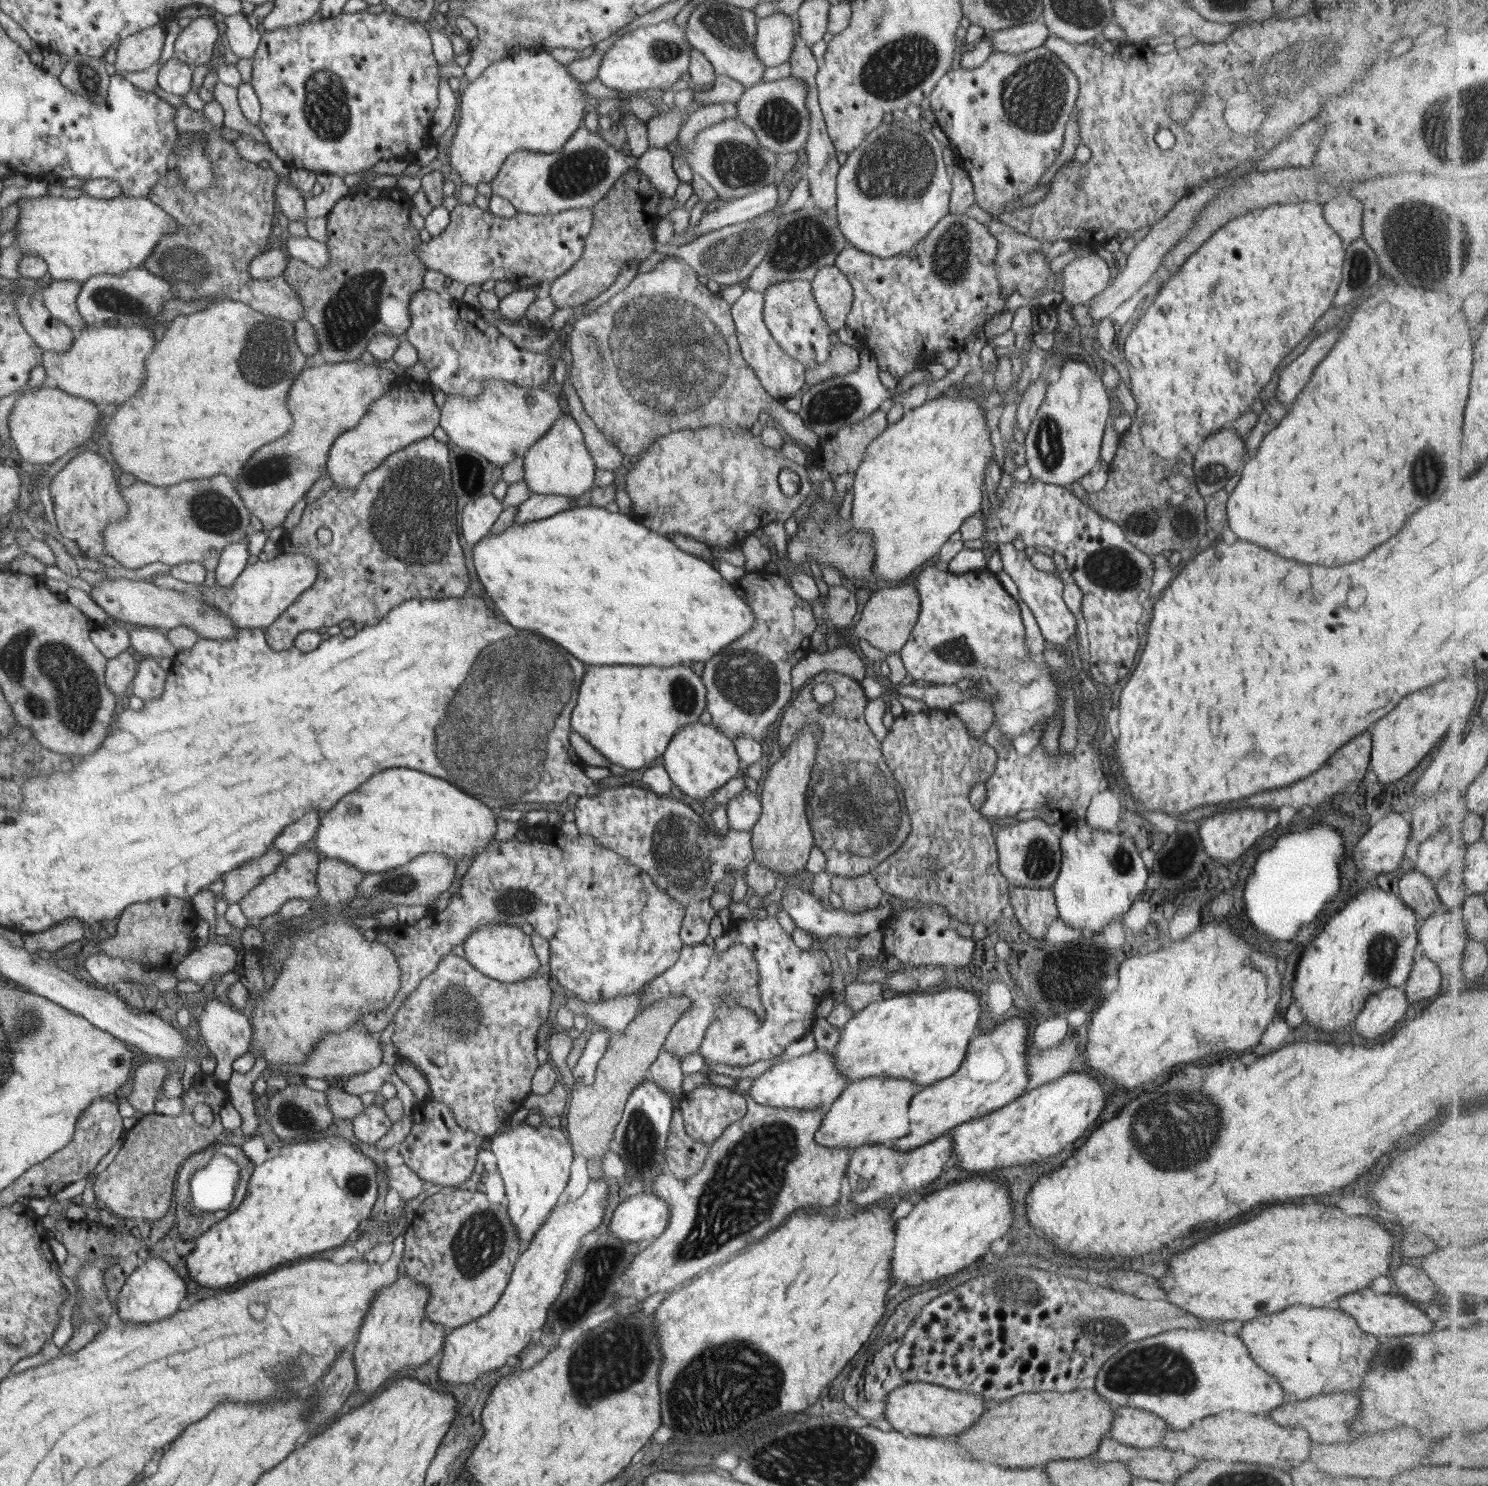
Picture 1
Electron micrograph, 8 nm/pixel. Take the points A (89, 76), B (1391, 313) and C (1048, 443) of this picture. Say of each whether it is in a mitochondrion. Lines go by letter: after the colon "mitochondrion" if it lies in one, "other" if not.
A: mitochondrion
B: other
C: mitochondrion

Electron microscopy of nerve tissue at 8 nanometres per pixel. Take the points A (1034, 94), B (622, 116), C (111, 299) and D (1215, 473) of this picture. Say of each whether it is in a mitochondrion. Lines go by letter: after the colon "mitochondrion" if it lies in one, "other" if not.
A: mitochondrion
B: other
C: mitochondrion
D: mitochondrion

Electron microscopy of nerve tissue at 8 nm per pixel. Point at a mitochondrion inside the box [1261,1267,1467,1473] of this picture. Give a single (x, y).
(1392, 1359)

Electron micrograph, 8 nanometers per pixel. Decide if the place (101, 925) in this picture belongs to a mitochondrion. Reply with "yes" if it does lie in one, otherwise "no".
no

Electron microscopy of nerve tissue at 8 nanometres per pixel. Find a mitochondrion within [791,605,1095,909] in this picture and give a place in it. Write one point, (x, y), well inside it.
(856, 811)

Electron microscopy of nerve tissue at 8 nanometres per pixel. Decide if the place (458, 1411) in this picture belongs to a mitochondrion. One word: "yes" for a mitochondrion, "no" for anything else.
no

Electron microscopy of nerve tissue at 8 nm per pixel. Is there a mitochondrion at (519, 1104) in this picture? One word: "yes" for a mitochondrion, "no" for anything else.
no

